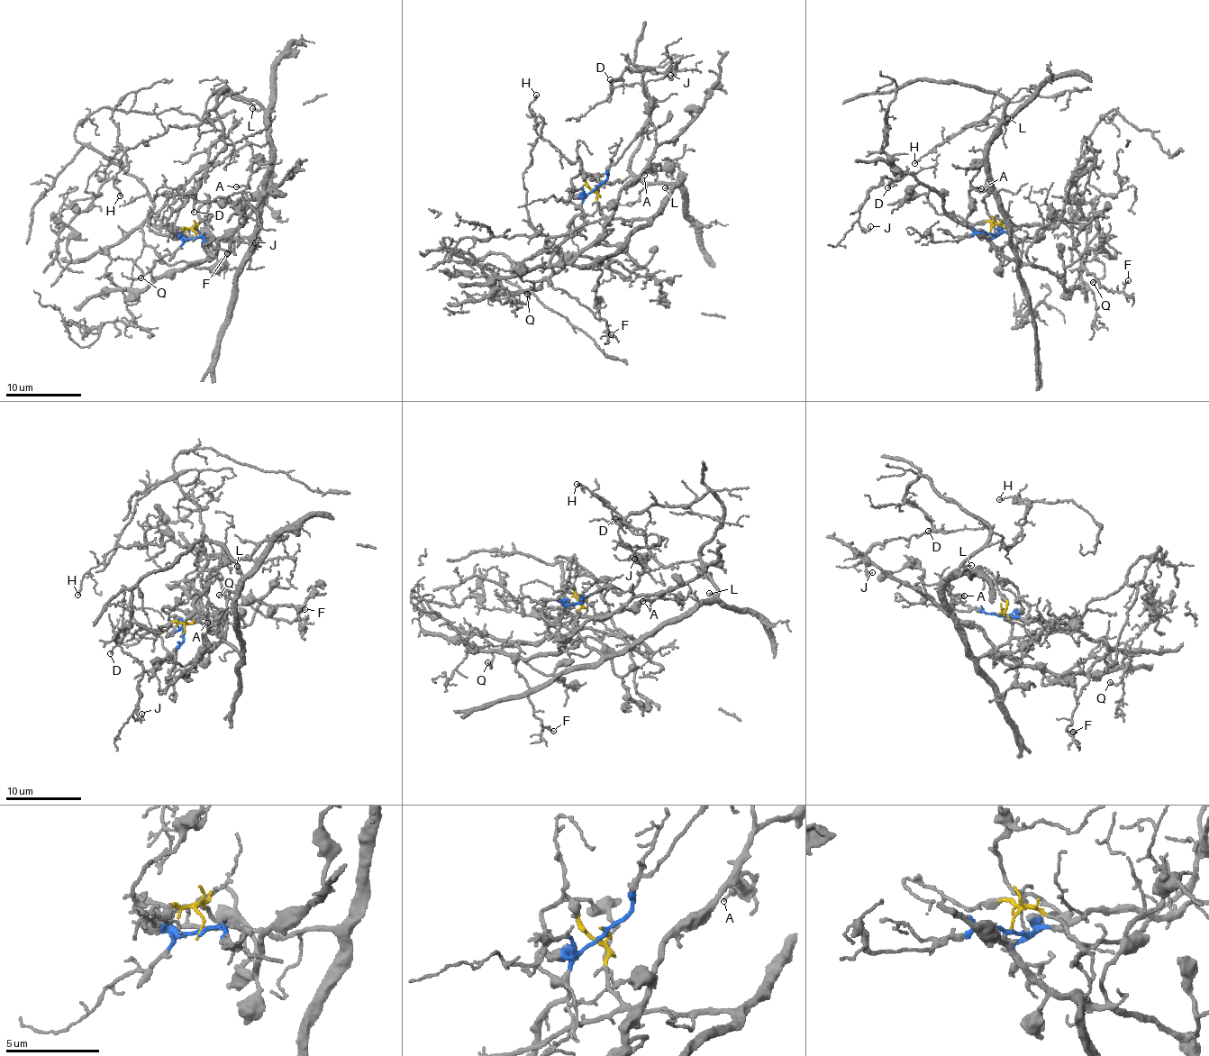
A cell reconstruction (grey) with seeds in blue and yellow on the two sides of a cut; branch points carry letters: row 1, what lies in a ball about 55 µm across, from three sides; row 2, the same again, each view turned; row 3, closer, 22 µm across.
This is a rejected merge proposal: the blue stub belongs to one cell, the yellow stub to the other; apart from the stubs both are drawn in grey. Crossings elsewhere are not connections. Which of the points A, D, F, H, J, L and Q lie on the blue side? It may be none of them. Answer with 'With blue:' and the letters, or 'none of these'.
With blue: A, F, Q

